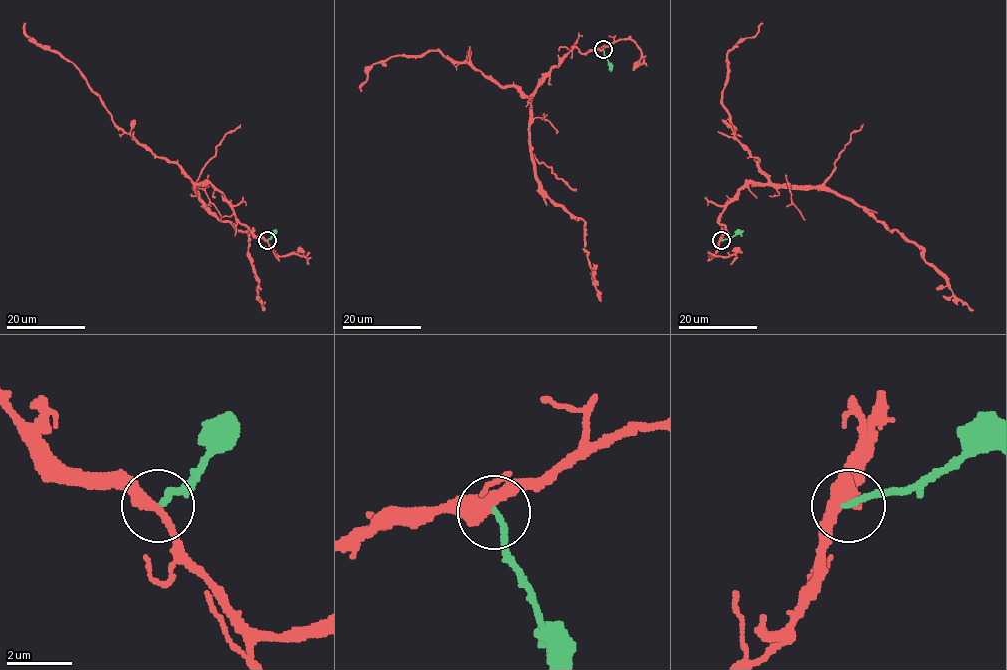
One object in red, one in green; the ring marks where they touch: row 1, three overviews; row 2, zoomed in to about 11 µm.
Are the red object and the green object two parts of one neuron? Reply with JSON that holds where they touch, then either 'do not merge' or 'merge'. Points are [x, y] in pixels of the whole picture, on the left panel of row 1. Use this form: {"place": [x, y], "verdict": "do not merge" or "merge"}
{"place": [267, 240], "verdict": "merge"}

